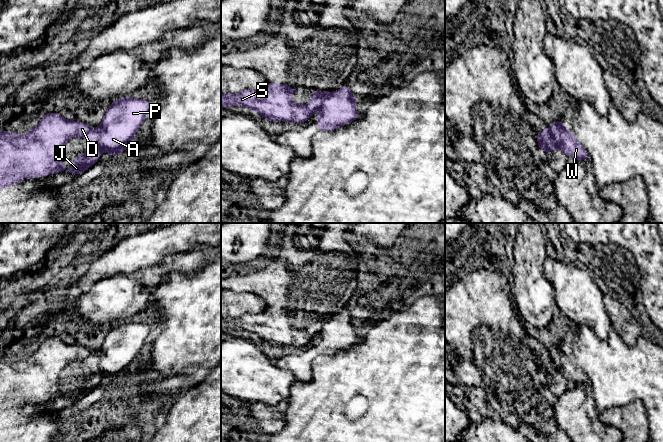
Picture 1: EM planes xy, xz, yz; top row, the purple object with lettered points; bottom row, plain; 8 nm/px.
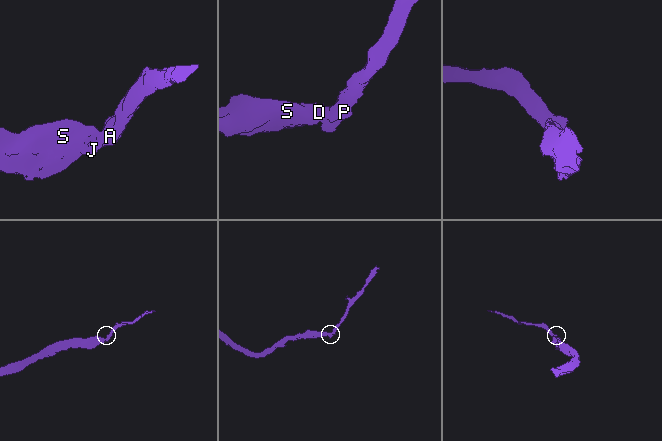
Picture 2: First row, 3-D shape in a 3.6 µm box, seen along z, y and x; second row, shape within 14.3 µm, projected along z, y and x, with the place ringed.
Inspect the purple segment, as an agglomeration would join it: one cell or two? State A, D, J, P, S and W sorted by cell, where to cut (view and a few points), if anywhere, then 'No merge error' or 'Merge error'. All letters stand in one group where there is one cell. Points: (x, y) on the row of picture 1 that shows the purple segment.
Groups: A P W / D J S. Split along xy (98, 129), (99, 146), (102, 150). Merge error

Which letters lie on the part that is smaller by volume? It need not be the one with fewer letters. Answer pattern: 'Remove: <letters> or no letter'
Remove: A, P, W

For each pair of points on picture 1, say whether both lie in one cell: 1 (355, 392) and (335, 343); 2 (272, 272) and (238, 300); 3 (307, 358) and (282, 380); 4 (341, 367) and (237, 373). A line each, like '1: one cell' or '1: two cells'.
1: two cells
2: two cells
3: two cells
4: two cells

